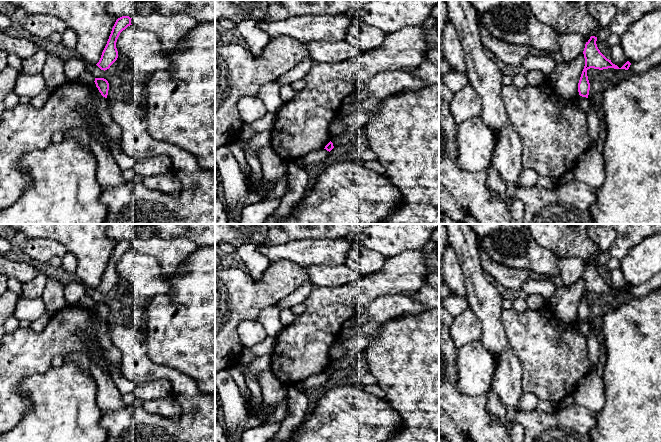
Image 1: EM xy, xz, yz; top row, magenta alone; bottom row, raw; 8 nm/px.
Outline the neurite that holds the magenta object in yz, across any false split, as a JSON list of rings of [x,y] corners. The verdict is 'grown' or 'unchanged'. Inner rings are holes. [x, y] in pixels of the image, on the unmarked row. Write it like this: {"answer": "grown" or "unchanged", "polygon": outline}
{"answer": "unchanged", "polygon": [[[591,260],[590,263],[586,266],[585,272],[583,275],[584,282],[585,282],[585,290],[582,295],[579,307],[578,307],[578,316],[579,319],[582,321],[588,322],[589,314],[590,314],[590,307],[587,300],[587,294],[590,292],[594,293],[625,293],[628,294],[631,287],[627,285],[621,292],[617,289],[613,288],[611,284],[607,283],[598,273],[597,268],[597,261]]]}

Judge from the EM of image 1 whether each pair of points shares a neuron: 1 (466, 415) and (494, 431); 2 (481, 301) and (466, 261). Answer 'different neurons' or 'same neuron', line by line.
1: same neuron
2: same neuron

